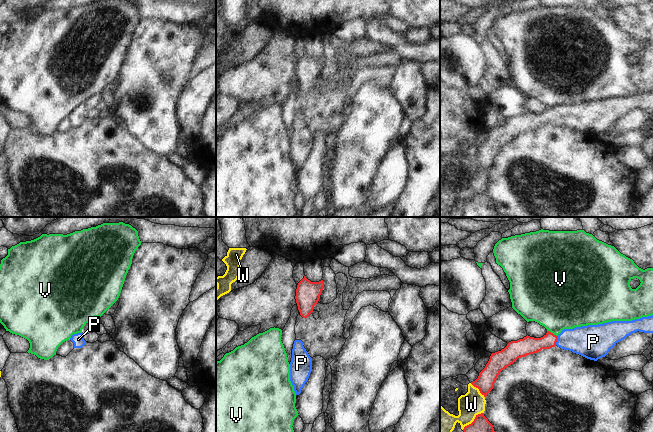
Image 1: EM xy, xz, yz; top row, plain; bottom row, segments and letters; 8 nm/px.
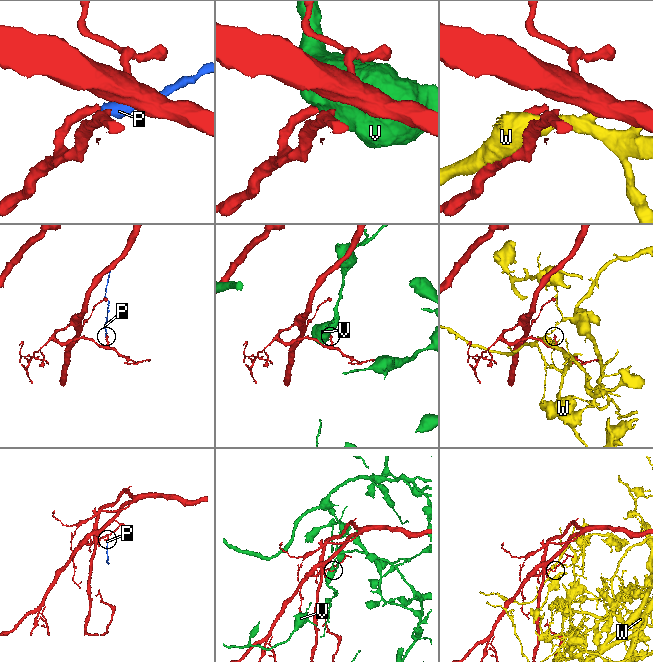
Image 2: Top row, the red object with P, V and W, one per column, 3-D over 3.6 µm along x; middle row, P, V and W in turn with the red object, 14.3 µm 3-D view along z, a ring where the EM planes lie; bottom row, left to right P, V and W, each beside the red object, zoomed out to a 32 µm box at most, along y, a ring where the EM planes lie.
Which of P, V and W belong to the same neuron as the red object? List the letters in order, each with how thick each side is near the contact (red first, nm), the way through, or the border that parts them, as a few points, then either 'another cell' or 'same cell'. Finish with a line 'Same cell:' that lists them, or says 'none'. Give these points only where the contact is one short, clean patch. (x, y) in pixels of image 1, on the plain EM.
P: 150/260 nm | across yz (528, 121), (557, 115), (588, 117) | same cell
V: 150/440 nm | along yz (547, 106), (557, 112) | another cell
W: 260/190 nm | another cell
Same cell: P

